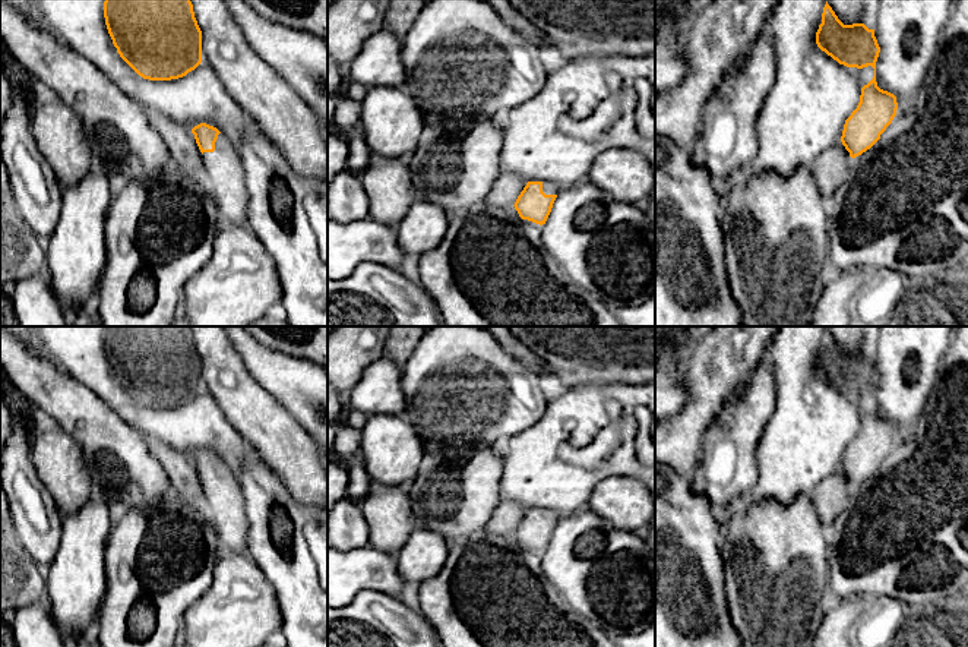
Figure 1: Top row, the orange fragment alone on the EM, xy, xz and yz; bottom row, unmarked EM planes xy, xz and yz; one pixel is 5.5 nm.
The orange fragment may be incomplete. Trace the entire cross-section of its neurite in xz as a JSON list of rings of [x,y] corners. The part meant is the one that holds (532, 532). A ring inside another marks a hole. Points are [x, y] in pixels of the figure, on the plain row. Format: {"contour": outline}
{"contour": [[[528,509],[515,530],[522,547],[545,552],[560,515],[551,509]]]}

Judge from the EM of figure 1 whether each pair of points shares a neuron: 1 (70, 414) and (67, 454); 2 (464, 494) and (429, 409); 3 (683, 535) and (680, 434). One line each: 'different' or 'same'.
1: different
2: different
3: different

